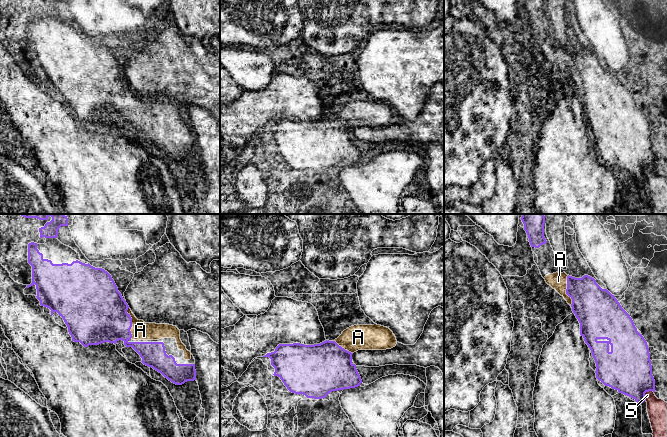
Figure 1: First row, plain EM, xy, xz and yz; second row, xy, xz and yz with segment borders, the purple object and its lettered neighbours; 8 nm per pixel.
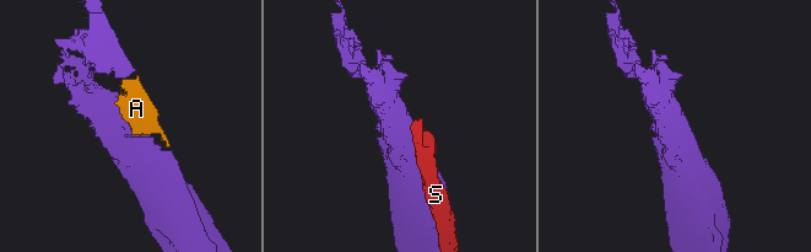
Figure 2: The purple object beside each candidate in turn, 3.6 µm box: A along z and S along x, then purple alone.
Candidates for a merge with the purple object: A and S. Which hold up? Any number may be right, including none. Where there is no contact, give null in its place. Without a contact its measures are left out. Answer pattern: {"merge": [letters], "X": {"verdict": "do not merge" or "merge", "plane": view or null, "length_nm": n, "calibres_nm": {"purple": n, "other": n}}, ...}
{"merge": ["A"], "A": {"verdict": "merge", "plane": "xy", "length_nm": 260, "calibres_nm": {"purple": 420, "other": 150}}, "S": {"verdict": "do not merge", "plane": "yz", "length_nm": 100, "calibres_nm": {"purple": 380, "other": 160}}}

